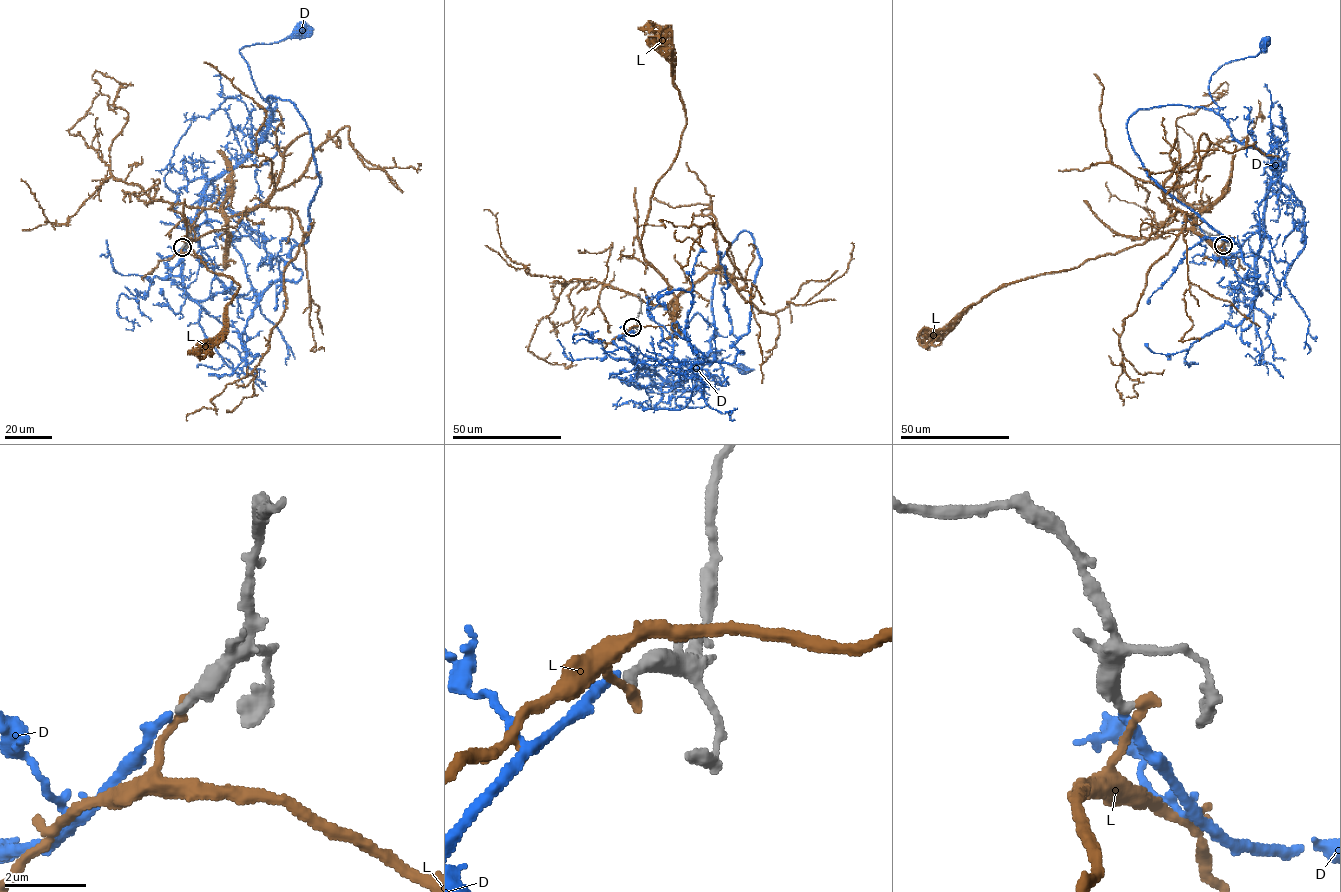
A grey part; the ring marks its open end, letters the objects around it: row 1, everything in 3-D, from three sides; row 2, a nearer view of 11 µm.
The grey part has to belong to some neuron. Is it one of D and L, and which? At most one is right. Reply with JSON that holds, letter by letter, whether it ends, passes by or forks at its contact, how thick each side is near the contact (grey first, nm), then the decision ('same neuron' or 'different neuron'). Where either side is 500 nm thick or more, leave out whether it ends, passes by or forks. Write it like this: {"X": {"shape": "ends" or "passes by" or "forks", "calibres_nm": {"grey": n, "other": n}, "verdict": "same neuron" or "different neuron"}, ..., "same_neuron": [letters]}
{"D": {"shape": "ends", "calibres_nm": {"grey": 280, "other": 240}, "verdict": "same neuron"}, "L": {"shape": "ends", "calibres_nm": {"grey": 320, "other": 280}, "verdict": "different neuron"}, "same_neuron": ["D"]}

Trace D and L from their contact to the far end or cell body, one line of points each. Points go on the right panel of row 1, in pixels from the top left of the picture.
D: (1224, 246), (1236, 252), (1263, 227), (1277, 170), (1235, 139), (1209, 83), (1264, 44)
L: (1224, 245), (1221, 261), (1194, 219), (1168, 208), (1184, 214), (1184, 227), (1124, 322), (1122, 405)

